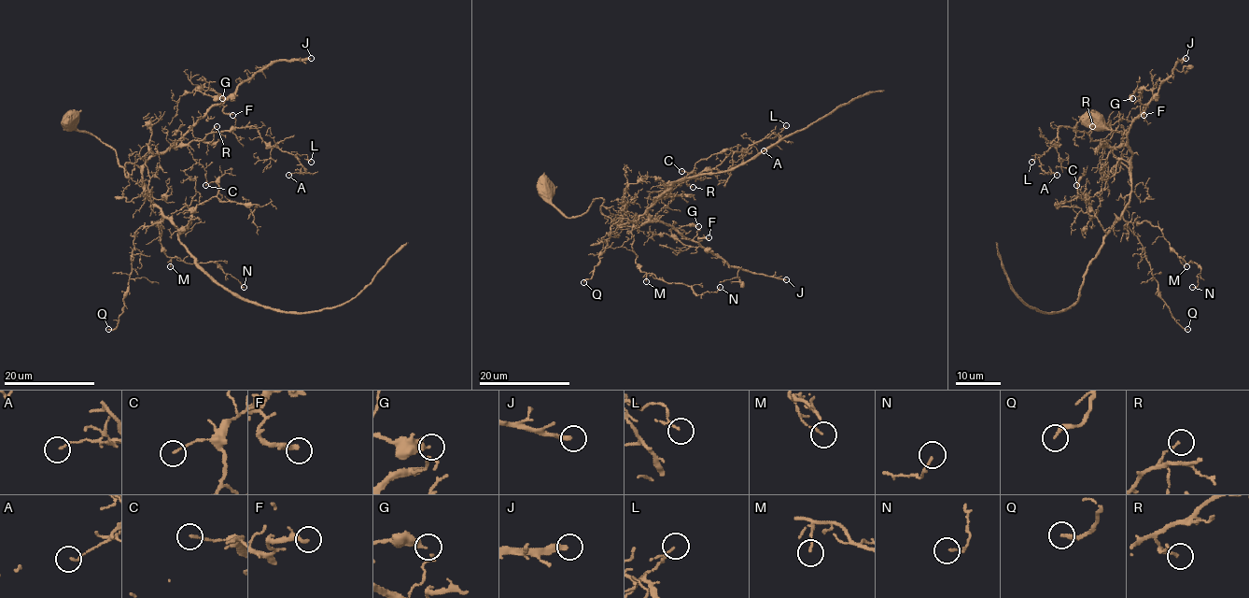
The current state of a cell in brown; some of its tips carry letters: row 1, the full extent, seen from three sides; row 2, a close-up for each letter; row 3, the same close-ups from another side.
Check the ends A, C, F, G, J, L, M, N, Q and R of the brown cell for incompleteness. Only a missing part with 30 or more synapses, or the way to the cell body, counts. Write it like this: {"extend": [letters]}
{"extend": ["G", "J"]}

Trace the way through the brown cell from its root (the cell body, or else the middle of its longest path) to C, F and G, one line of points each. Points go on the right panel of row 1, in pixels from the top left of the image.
C: (1094, 121), (1123, 135), (1107, 157), (1104, 176), (1122, 163), (1129, 173), (1129, 202), (1106, 232), (1076, 185)
F: (1094, 121), (1123, 135), (1107, 157), (1105, 176), (1118, 163), (1129, 165), (1128, 131), (1147, 105), (1143, 115)
G: (1094, 121), (1123, 135), (1104, 176), (1118, 163), (1128, 167), (1129, 127), (1153, 92), (1137, 89), (1132, 98)

